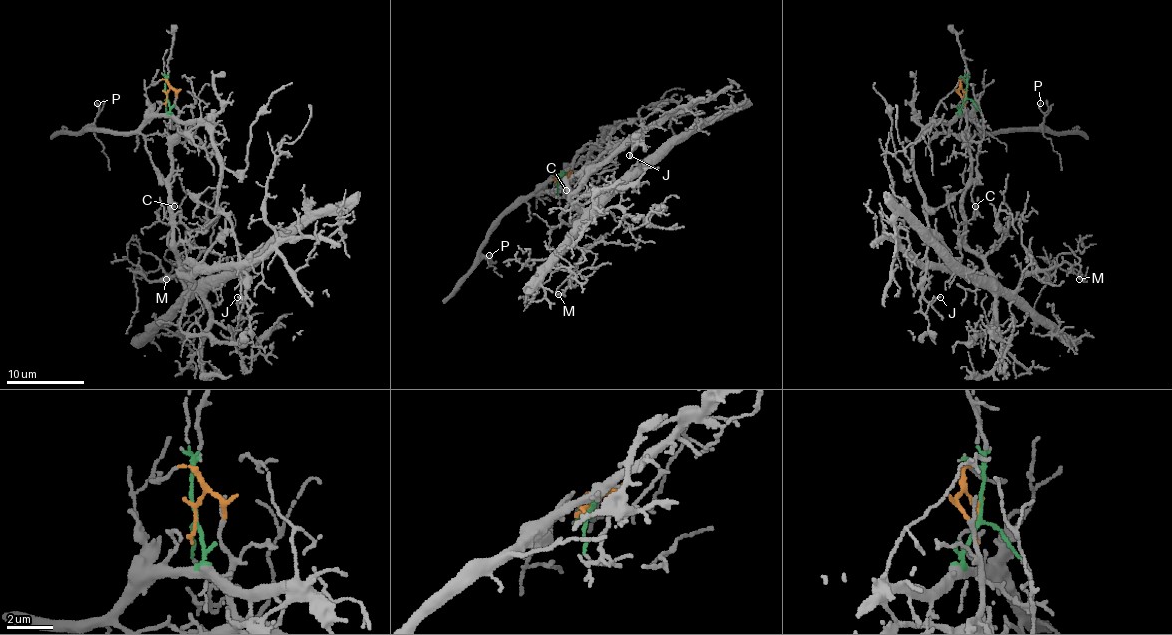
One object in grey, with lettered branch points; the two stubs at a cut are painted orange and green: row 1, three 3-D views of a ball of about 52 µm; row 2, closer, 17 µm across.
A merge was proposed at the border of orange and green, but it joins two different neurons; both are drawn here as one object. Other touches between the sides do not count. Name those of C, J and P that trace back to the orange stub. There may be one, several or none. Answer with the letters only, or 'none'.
C

